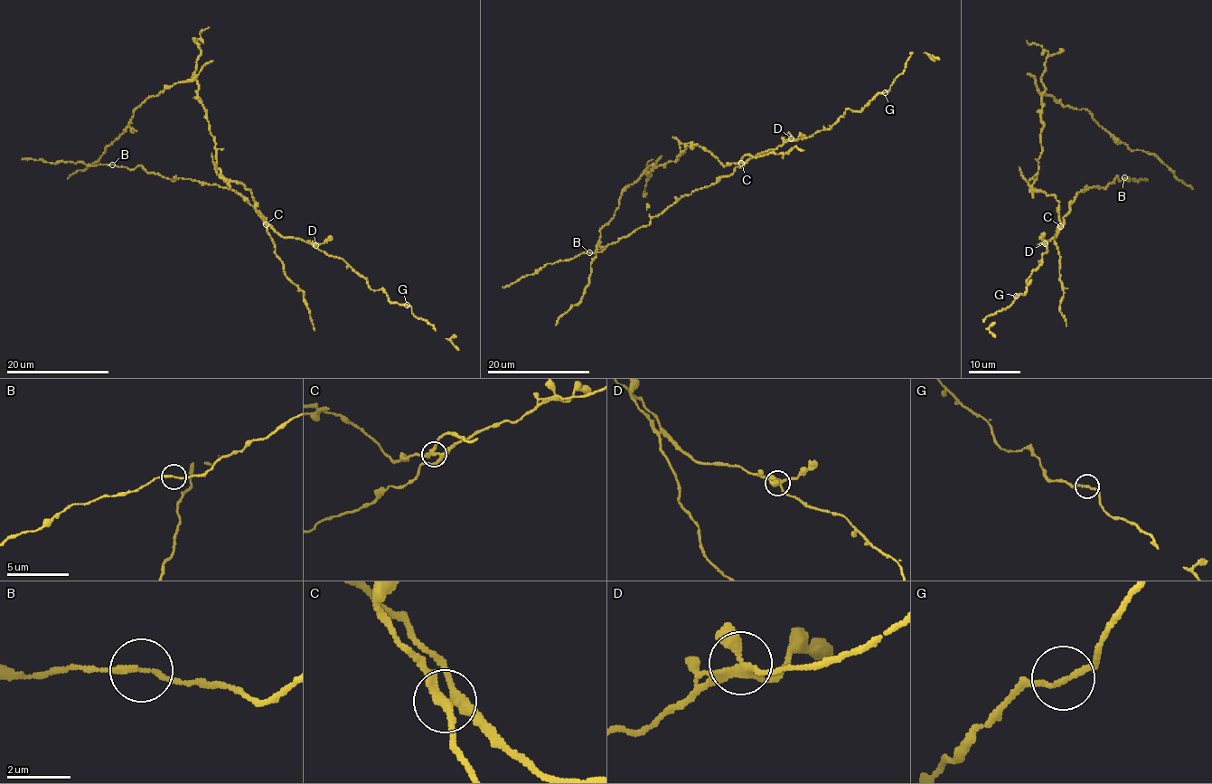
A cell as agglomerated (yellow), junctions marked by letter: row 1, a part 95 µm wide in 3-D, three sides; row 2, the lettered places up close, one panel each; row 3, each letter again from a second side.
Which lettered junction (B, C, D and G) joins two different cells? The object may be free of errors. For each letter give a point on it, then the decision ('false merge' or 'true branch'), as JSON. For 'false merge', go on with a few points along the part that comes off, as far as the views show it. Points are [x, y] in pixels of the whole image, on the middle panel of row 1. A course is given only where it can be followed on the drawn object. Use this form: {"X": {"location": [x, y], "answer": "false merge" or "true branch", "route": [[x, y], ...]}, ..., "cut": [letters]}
{"B": {"location": [589, 252], "answer": "true branch"}, "C": {"location": [741, 163], "answer": "false merge", "route": [[740, 163], [725, 166], [692, 146], [646, 171], [622, 193], [600, 230], [586, 293], [556, 325]]}, "D": {"location": [791, 138], "answer": "true branch"}, "G": {"location": [885, 92], "answer": "true branch"}, "cut": ["C"]}

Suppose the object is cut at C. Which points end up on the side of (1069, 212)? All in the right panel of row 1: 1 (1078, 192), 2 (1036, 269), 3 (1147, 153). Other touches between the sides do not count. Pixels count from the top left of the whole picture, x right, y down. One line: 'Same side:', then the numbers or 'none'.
Same side: 1, 2

